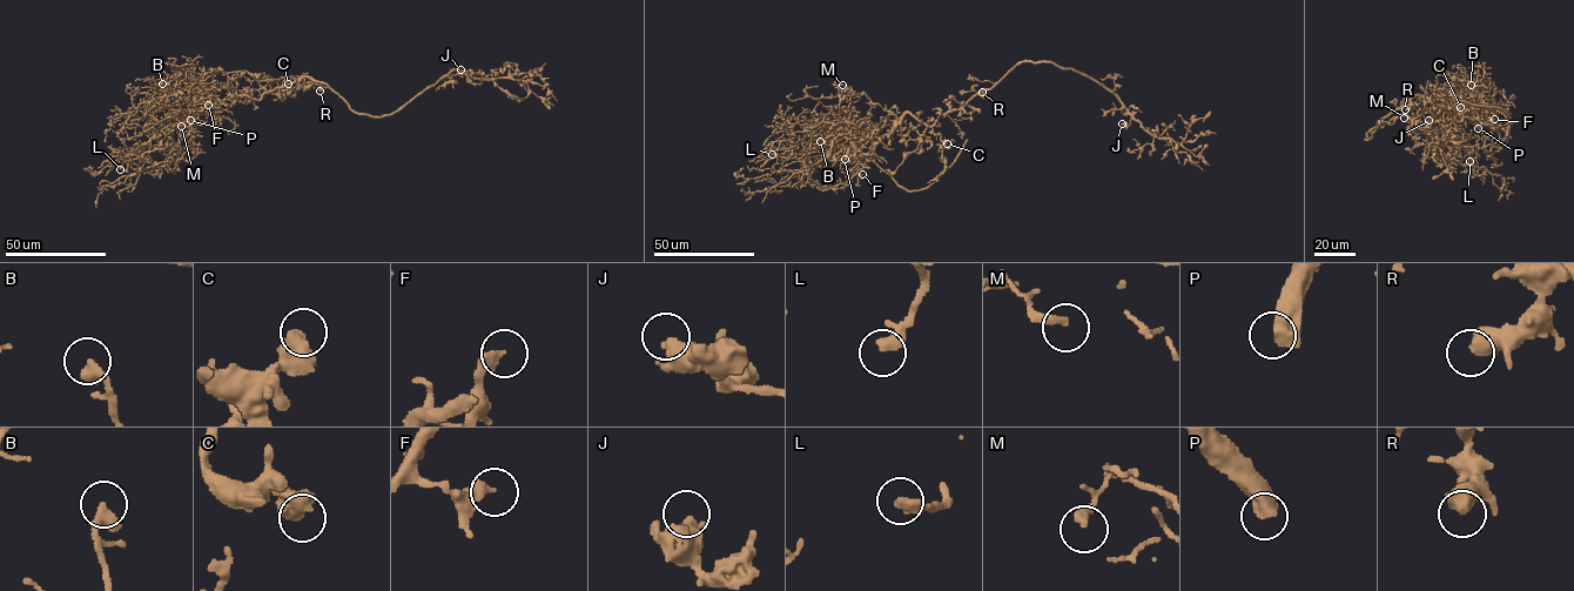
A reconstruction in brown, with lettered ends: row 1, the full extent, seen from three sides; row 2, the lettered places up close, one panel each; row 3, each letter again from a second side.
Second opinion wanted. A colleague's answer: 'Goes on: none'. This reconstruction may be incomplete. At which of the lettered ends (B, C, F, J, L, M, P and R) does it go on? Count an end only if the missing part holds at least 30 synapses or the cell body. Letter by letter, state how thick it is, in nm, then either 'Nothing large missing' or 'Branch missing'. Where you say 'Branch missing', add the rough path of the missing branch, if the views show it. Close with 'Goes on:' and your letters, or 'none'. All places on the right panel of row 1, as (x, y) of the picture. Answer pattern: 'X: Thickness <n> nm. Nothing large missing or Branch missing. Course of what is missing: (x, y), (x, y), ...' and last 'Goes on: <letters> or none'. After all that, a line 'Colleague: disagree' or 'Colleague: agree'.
B: Thickness 440 nm. Nothing large missing
C: Thickness 600 nm. Nothing large missing
F: Thickness 360 nm. Nothing large missing
J: Thickness 550 nm. Nothing large missing
L: Thickness 280 nm. Nothing large missing
M: Thickness 320 nm. Nothing large missing
P: Thickness 600 nm. Branch missing. Course of what is missing: (1478, 128), (1495, 152), (1513, 147), (1522, 152), (1520, 143), (1511, 136), (1512, 148), (1508, 145)
R: Thickness 600 nm. Nothing large missing
Goes on: P
Colleague: disagree

